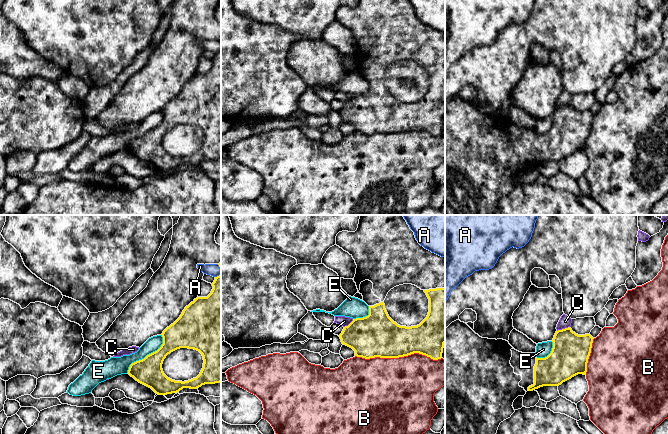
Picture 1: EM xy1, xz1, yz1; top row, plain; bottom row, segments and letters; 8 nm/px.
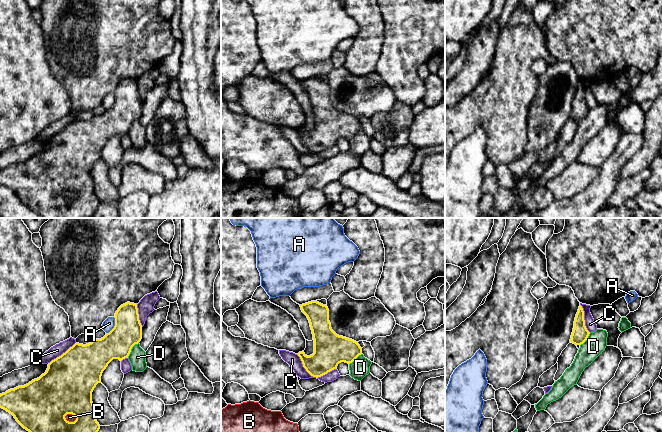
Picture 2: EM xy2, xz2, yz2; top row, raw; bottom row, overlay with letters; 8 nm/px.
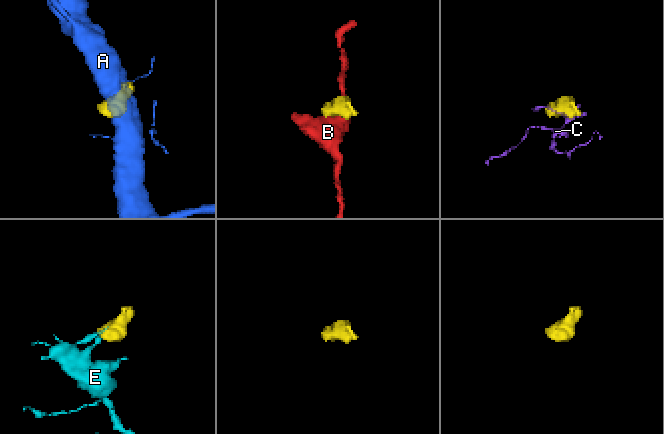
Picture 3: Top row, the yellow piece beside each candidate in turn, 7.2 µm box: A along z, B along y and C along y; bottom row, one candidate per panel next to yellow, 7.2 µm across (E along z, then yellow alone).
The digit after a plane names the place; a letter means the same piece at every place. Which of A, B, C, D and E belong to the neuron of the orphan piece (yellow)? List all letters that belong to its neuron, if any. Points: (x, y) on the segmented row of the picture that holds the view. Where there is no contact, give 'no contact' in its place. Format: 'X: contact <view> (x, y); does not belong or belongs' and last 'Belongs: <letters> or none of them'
A: contact xy2 (114, 326); does not belong
B: contact xz1 (398, 357); does not belong
C: contact xz2 (313, 376); does not belong
D: contact xy2 (131, 348); does not belong
E: contact xy1 (147, 355); does not belong
Belongs: none of them

